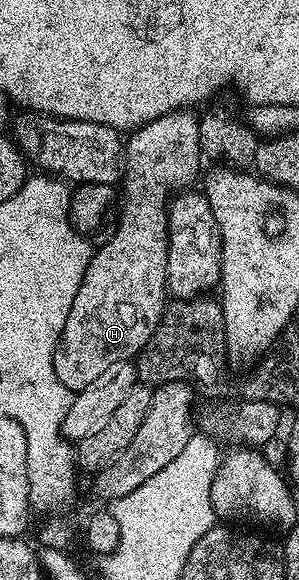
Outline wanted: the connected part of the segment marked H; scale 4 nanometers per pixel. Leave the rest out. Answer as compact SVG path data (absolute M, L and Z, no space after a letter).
M179 110L177 112L169 112L155 120L149 120L143 124L141 128L135 128L129 133L128 139L124 144L124 175L120 181L120 219L116 234L112 234L112 238L106 244L101 245L91 255L90 265L84 274L84 282L80 282L80 290L76 290L76 298L72 298L72 306L68 310L68 322L64 322L64 330L62 337L58 339L58 348L54 352L54 369L56 370L56 378L60 378L60 382L65 388L69 388L71 393L77 394L82 389L88 387L91 378L109 372L114 364L121 360L133 361L139 355L148 342L148 338L152 338L152 334L156 330L156 326L162 321L162 313L166 311L168 301L168 293L166 287L166 267L168 266L168 238L166 232L166 213L168 205L172 197L191 187L190 184L198 176L198 167L202 164L202 148L203 141L200 138L200 121L193 116L193 111Z

